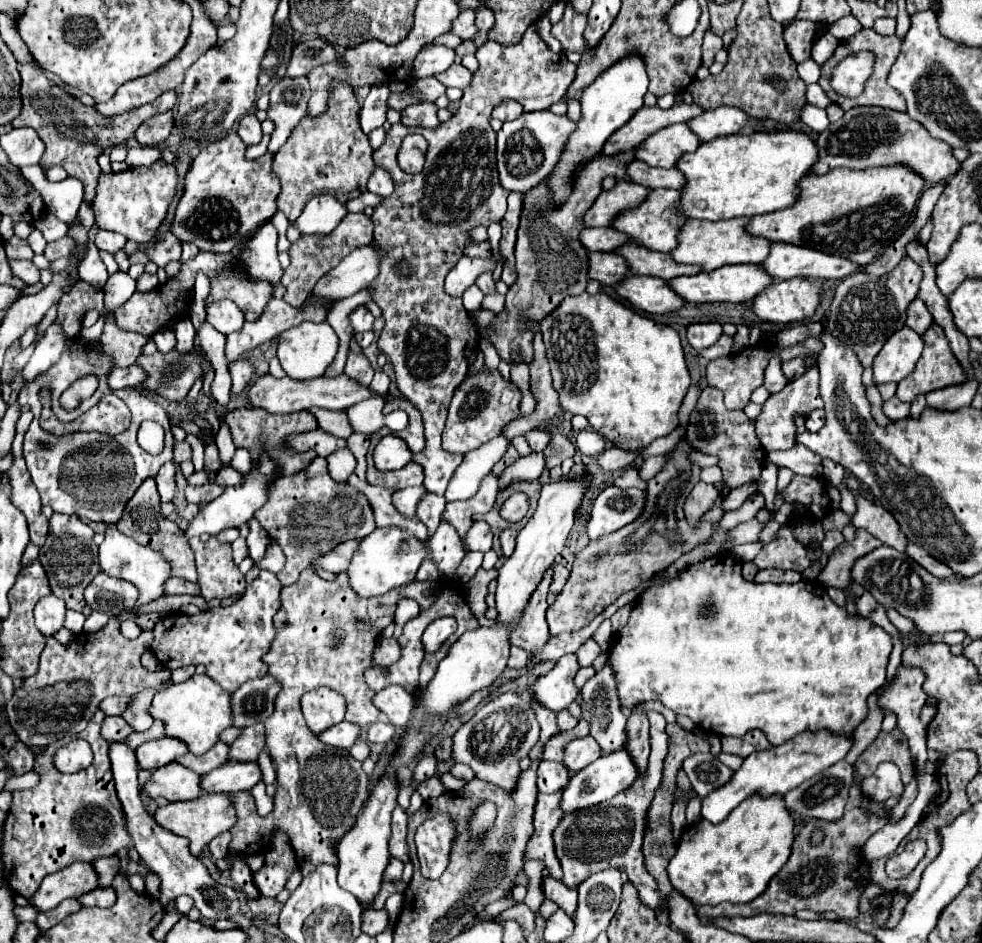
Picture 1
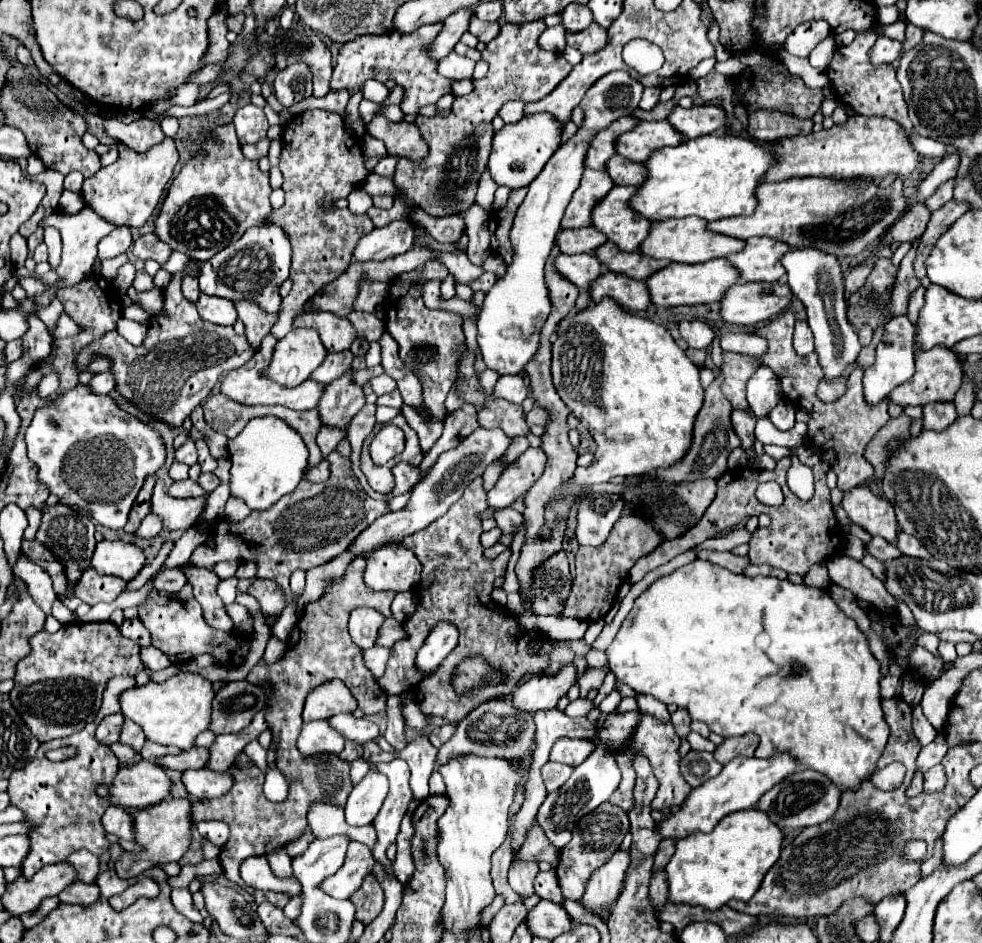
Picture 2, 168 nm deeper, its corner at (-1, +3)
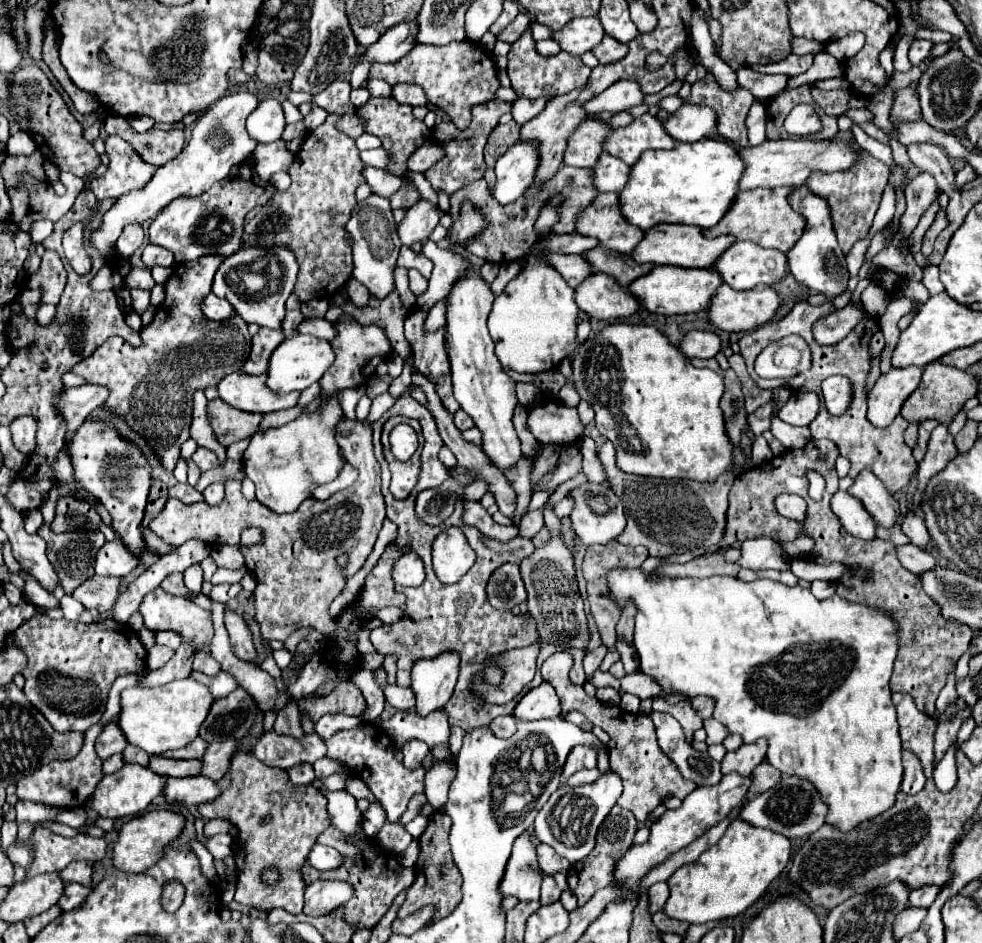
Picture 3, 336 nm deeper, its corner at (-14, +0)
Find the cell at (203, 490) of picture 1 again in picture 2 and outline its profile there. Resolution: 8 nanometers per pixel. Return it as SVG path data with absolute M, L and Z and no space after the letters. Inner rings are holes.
M188 478L188 480L182 480L182 482L174 482L168 488L168 494L174 496L174 498L198 498L198 496L204 496L206 492L196 482L192 482Z

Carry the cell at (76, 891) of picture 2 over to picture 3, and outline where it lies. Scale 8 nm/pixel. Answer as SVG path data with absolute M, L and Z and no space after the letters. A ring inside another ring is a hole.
M67 883L63 889L63 897L57 901L63 911L75 909L87 895L91 893L91 887L83 887L79 883Z

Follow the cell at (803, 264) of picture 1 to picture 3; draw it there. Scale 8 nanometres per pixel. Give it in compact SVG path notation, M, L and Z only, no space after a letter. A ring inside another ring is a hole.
M735 241L715 261L721 281L737 291L771 285L785 275L785 253L763 249L751 241Z

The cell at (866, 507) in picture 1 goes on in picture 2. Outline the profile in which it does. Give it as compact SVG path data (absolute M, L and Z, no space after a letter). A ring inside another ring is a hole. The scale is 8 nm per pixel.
M856 486L854 490L848 490L844 494L842 508L854 524L862 526L872 536L882 536L892 544L896 542L898 528L894 508L890 506L890 502L874 496L868 488Z

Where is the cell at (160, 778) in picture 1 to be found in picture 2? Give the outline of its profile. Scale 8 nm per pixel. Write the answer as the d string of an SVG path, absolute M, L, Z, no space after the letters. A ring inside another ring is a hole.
M140 760L138 764L122 766L110 788L100 786L100 796L110 796L110 802L124 808L146 808L170 796L170 778L152 762Z

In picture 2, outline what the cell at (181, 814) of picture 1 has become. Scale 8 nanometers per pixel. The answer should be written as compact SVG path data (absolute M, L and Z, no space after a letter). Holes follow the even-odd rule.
M168 798L160 804L144 808L134 816L134 828L136 828L136 842L144 846L144 852L142 854L124 852L124 856L116 862L116 872L120 878L134 878L160 862L178 862L188 852L194 828L192 802Z

